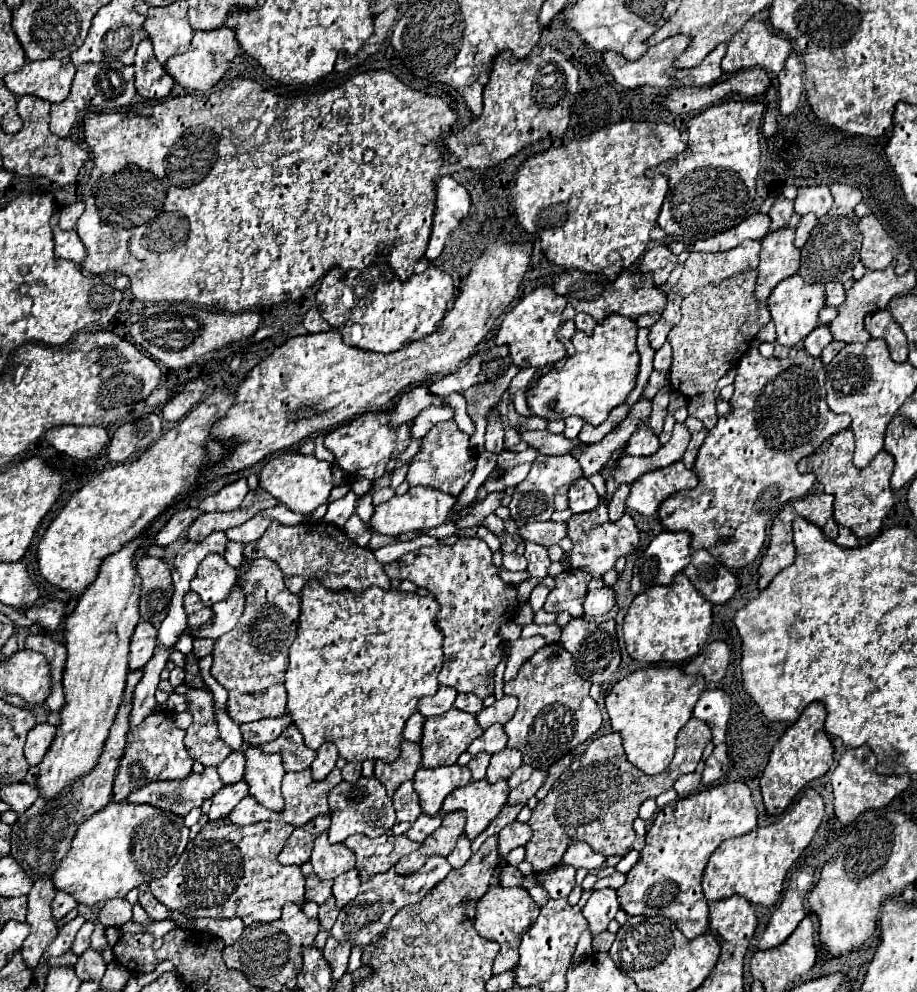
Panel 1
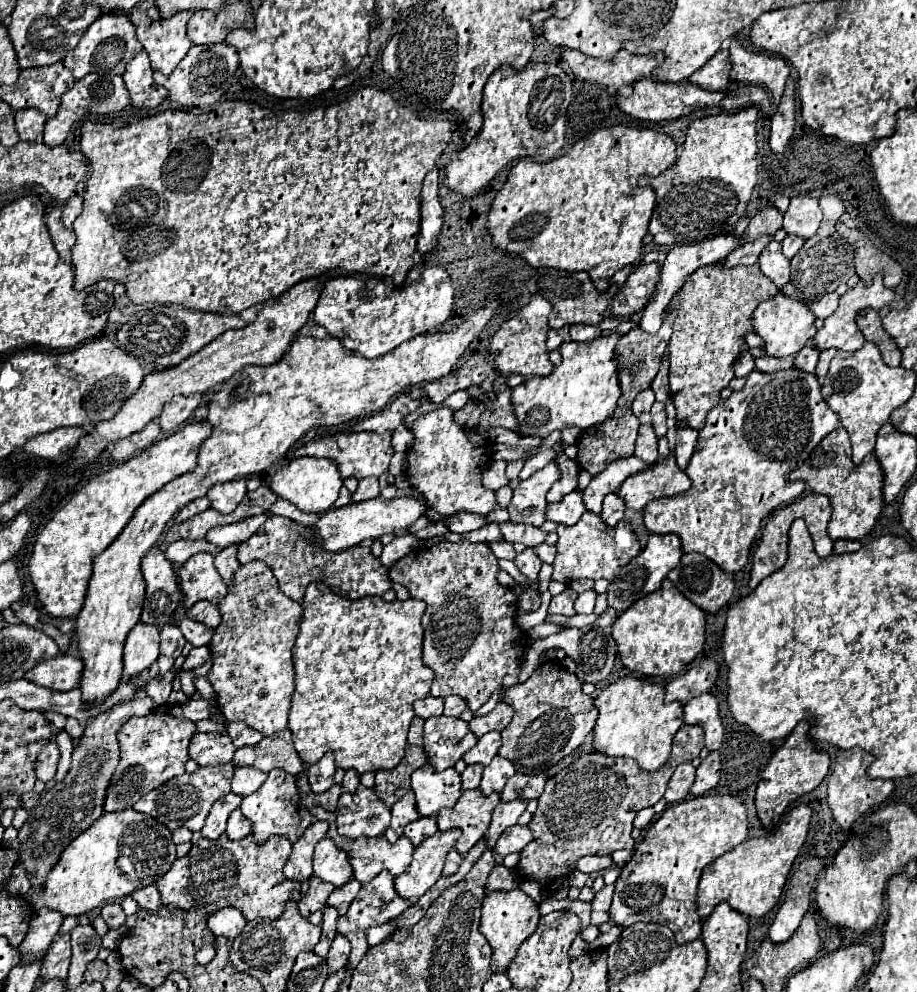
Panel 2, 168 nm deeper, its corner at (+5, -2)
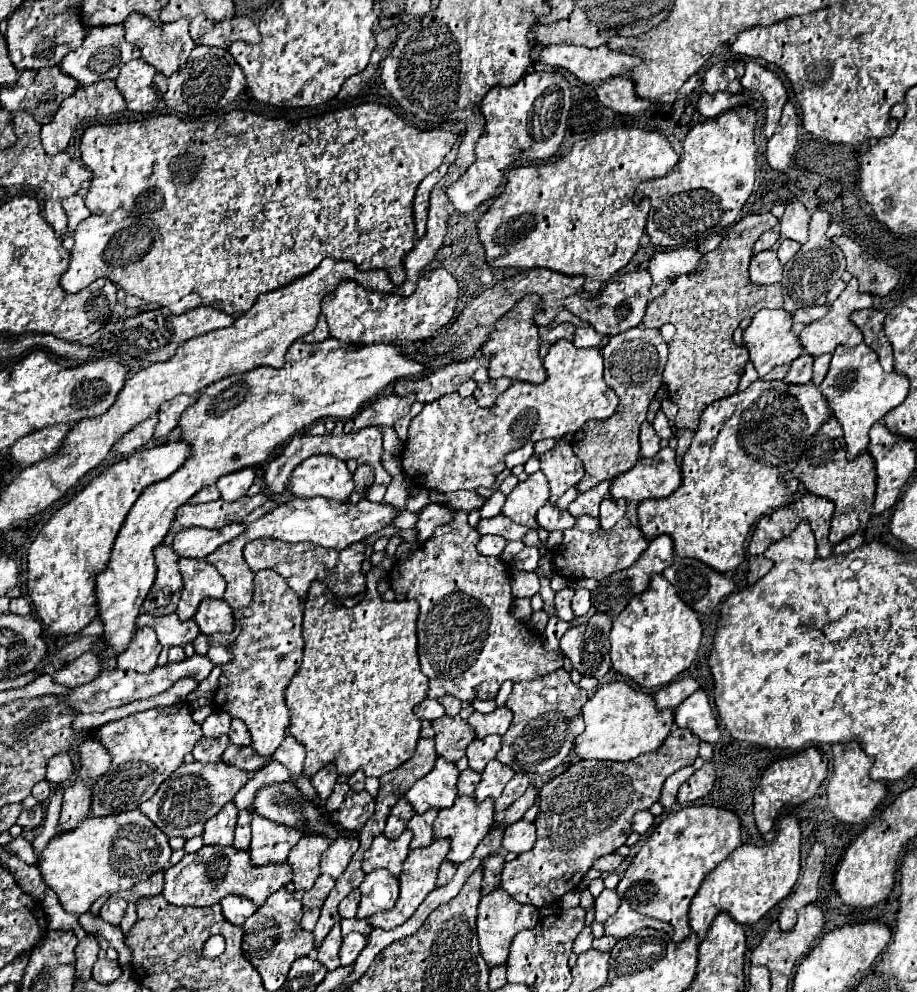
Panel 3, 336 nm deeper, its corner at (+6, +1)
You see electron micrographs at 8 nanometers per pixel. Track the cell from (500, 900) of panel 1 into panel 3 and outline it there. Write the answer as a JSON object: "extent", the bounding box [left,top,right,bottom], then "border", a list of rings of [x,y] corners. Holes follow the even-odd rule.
{"extent":[478,888,540,966],"border":[[[496,888],[494,892],[486,894],[480,898],[478,904],[478,940],[480,940],[480,952],[484,956],[484,960],[490,966],[502,966],[508,960],[508,952],[510,952],[510,944],[512,938],[520,932],[520,930],[528,930],[534,928],[540,920],[540,912],[538,908],[532,908],[530,904],[520,904],[516,902],[508,892],[504,892],[502,888]]]}

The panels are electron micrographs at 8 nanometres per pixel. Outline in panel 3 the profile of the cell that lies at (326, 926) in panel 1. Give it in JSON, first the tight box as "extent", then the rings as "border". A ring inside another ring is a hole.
{"extent":[316,922,342,970],"border":[[[336,922],[332,926],[332,930],[328,932],[328,936],[324,938],[324,942],[316,948],[316,960],[322,962],[328,970],[338,968],[338,948],[340,948],[342,936],[340,936],[340,922]]]}

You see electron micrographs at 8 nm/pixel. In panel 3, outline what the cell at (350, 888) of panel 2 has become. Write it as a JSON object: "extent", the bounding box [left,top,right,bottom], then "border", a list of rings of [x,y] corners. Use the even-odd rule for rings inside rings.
{"extent":[338,890,360,918],"border":[[[354,890],[350,892],[338,906],[338,912],[342,918],[354,918],[356,916],[356,908],[358,908],[358,900],[360,900],[360,892]]]}

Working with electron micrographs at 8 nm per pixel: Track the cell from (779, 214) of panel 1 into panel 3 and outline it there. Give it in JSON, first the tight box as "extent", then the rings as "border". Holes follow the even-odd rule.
{"extent":[642,212,782,430],"border":[[[770,212],[744,216],[730,228],[720,246],[704,256],[696,272],[678,276],[672,286],[646,308],[642,322],[646,328],[660,328],[666,322],[676,326],[676,334],[668,344],[668,362],[664,366],[664,384],[670,400],[678,404],[678,414],[674,418],[676,428],[698,430],[702,410],[708,404],[736,392],[748,360],[748,350],[742,350],[732,340],[732,334],[742,318],[754,316],[758,308],[782,308],[780,284],[754,284],[748,276],[748,264],[754,256],[754,240],[758,240],[760,234],[776,228],[778,222],[780,220]]]}

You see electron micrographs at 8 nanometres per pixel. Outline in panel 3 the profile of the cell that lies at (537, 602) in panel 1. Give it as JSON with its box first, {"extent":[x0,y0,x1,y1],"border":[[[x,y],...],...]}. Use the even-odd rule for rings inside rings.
{"extent":[552,514,648,580],"border":[[[584,514],[584,516],[578,516],[576,524],[570,530],[564,530],[564,540],[560,546],[554,548],[552,562],[556,572],[564,578],[604,580],[612,572],[632,566],[638,560],[640,552],[646,550],[646,546],[648,546],[648,540],[642,536],[638,528],[630,524],[628,518],[618,520],[618,524],[612,530],[602,530],[598,518]]]}

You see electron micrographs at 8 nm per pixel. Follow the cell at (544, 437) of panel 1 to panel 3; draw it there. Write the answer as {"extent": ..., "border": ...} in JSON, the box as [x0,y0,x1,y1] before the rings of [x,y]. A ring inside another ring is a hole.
{"extent":[474,378,512,408],"border":[[[498,378],[498,380],[488,380],[484,384],[478,384],[474,398],[478,402],[480,408],[492,408],[492,404],[496,402],[496,398],[512,384],[512,380],[508,378]]]}

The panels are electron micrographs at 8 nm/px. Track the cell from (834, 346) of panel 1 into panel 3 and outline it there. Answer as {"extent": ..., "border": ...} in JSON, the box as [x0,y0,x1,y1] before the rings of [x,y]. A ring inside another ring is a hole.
{"extent":[812,354,830,384],"border":[[[822,354],[814,360],[814,376],[812,376],[812,382],[814,384],[820,384],[828,372],[828,366],[830,366],[830,354]]]}

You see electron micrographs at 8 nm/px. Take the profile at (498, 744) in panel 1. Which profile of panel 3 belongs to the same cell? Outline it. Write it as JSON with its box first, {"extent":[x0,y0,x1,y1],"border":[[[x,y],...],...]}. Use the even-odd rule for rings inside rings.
{"extent":[466,734,502,772],"border":[[[498,734],[486,736],[486,738],[476,738],[468,748],[466,748],[466,758],[472,770],[482,772],[484,766],[496,756],[496,752],[500,750],[502,742]]]}

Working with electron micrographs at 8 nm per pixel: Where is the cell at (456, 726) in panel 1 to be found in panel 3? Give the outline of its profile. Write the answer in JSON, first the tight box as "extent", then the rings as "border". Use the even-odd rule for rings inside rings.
{"extent":[432,716,476,762],"border":[[[442,716],[432,720],[432,728],[436,732],[436,754],[446,762],[460,760],[466,752],[466,746],[476,738],[470,724],[460,716]]]}

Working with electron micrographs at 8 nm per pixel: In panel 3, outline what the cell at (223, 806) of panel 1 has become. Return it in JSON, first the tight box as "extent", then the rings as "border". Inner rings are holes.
{"extent":[204,802,238,844],"border":[[[228,802],[216,816],[212,816],[206,824],[204,824],[204,844],[232,844],[234,840],[234,824],[236,824],[236,814],[238,808]]]}

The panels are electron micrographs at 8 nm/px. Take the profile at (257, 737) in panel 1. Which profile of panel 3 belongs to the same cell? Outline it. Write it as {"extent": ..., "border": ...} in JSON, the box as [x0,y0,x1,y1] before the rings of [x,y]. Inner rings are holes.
{"extent":[228,720,252,746],"border":[[[232,720],[228,736],[230,736],[232,744],[238,744],[238,746],[250,746],[252,744],[250,732],[248,732],[246,724],[242,724],[242,720]]]}

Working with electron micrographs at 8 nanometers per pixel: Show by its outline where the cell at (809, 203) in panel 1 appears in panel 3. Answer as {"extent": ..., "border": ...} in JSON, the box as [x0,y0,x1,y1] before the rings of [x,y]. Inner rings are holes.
{"extent":[780,202,810,244],"border":[[[802,202],[786,204],[786,212],[780,218],[780,236],[804,244],[808,240],[808,226],[810,226],[810,212]]]}

